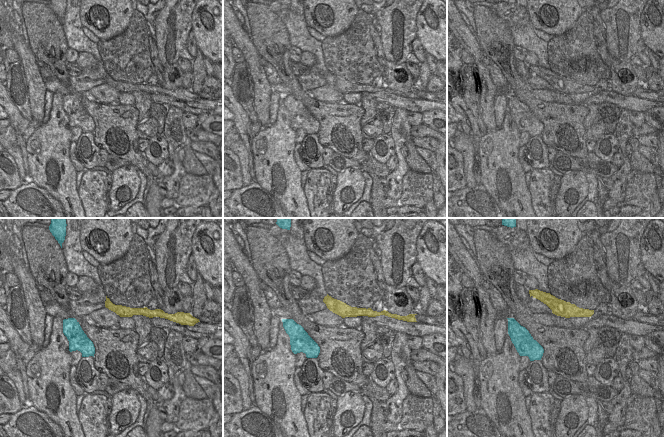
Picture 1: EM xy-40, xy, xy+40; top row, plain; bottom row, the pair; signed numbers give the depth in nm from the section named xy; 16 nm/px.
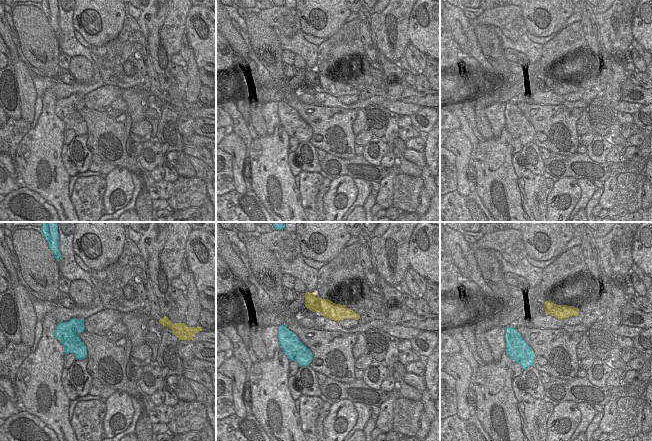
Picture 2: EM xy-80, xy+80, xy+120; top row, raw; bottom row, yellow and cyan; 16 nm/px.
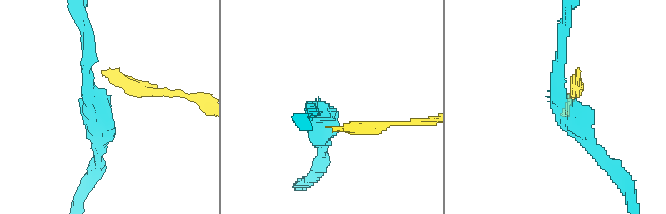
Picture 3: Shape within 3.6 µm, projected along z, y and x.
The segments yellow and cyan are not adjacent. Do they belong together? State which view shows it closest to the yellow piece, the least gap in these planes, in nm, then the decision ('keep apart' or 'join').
xy+40 | 440 nm | keep apart

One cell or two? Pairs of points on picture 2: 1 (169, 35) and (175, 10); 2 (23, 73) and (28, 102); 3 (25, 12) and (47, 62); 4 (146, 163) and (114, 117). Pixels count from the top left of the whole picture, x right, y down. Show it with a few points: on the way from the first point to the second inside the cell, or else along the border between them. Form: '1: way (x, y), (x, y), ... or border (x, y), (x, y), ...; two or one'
1: way (169, 29), (171, 16); one
2: way (25, 80), (27, 95); one
3: way (31, 24), (42, 50); one
4: border (136, 158), (139, 165), (144, 169); two

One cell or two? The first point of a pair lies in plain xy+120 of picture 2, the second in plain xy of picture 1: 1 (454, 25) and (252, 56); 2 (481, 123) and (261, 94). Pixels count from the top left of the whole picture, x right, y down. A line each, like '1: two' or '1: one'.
1: one
2: one

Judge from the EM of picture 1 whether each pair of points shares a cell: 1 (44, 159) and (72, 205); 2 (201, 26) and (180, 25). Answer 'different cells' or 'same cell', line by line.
1: same cell
2: different cells

